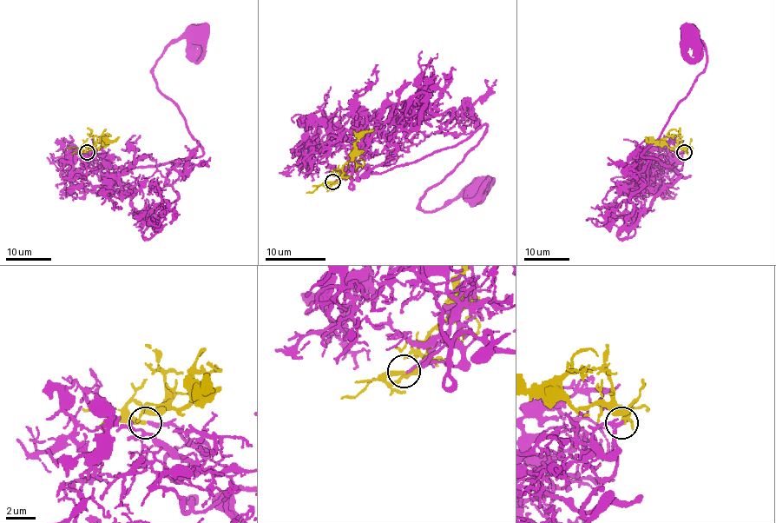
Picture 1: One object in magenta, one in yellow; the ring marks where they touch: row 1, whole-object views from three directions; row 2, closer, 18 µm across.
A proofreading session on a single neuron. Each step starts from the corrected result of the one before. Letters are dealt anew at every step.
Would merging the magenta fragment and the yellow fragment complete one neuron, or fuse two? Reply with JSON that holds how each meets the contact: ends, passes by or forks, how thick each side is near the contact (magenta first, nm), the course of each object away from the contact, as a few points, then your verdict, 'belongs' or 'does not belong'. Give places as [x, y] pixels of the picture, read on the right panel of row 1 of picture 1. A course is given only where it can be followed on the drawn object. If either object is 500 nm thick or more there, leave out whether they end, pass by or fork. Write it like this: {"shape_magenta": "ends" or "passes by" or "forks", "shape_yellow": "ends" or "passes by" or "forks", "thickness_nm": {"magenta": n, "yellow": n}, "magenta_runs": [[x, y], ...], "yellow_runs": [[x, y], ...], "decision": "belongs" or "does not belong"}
{"shape_magenta": "ends", "shape_yellow": "ends", "thickness_nm": {"magenta": 220, "yellow": 320}, "magenta_runs": [[684, 152], [680, 169], [639, 167], [654, 155], [648, 176], [641, 155], [704, 69], [706, 49], [691, 34]], "yellow_runs": [[684, 152], [686, 150], [679, 147], [656, 144], [645, 136]], "decision": "belongs"}

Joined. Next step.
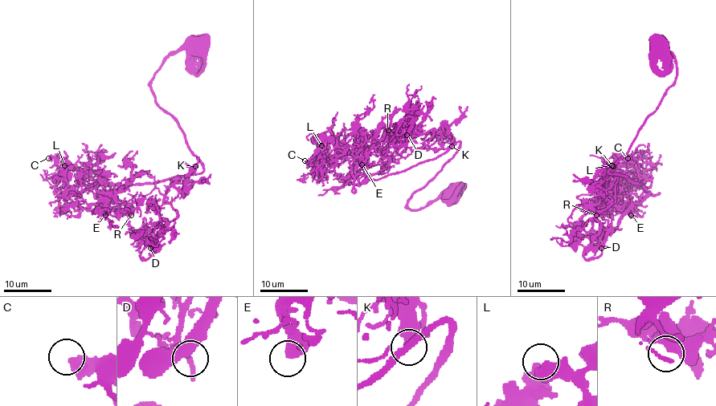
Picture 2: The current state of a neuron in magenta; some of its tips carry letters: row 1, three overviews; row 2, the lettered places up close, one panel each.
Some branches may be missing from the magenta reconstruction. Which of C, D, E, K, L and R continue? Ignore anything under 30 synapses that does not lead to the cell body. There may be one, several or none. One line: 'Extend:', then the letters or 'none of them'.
Extend: R

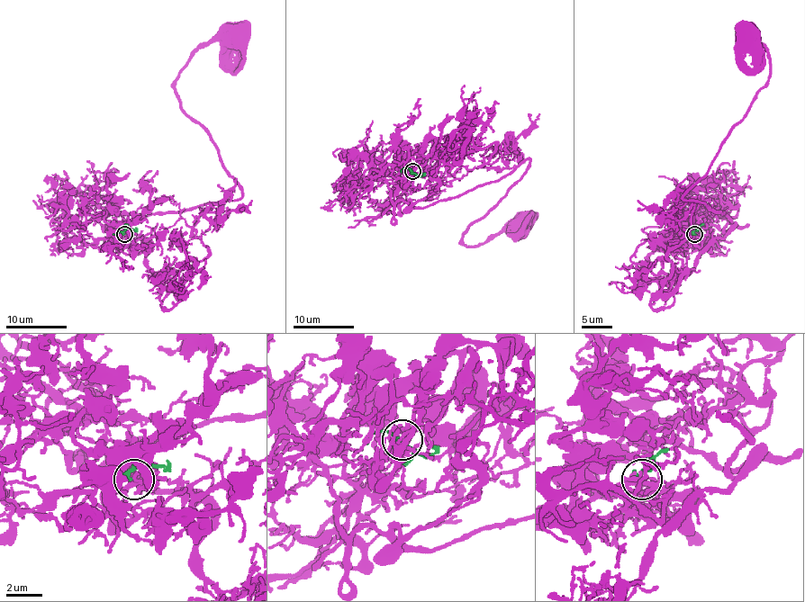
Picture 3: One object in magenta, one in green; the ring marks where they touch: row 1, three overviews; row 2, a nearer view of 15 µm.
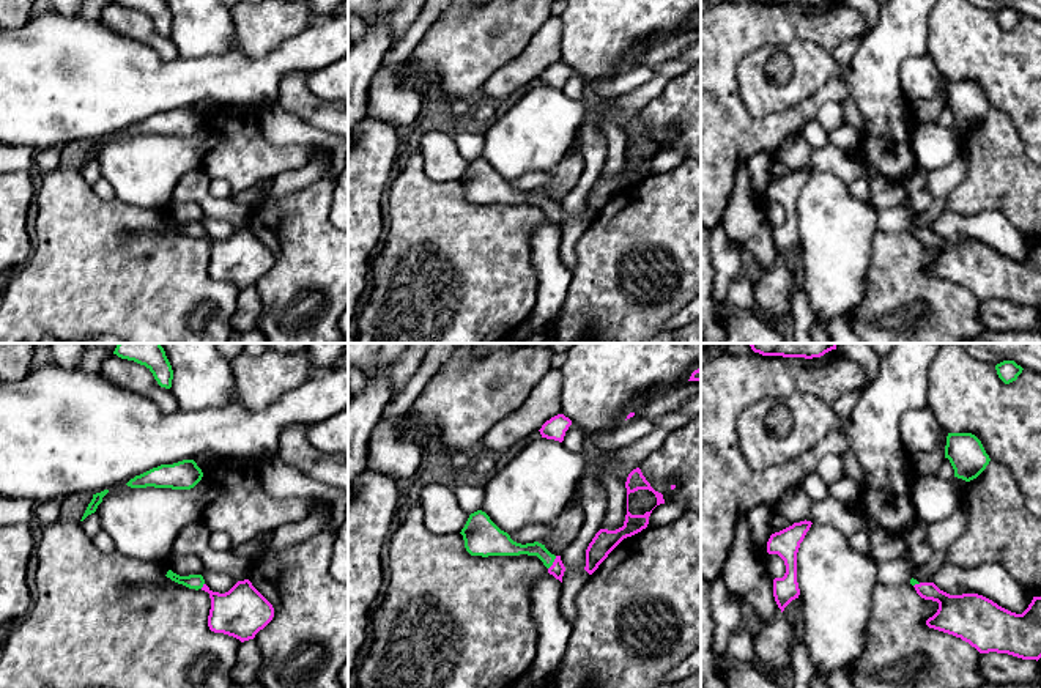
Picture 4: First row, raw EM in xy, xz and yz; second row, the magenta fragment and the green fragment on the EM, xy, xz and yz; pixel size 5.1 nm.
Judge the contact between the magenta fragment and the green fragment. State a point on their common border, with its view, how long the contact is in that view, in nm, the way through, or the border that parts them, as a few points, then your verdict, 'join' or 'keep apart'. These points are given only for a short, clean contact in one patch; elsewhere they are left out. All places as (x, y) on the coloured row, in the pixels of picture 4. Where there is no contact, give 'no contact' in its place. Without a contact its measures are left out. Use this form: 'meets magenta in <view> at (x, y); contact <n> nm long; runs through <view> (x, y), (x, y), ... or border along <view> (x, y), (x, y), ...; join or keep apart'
meets magenta in xz at (553, 562); contact 80 nm long; runs through xz (558, 569), (553, 562), (536, 548), (507, 547); join

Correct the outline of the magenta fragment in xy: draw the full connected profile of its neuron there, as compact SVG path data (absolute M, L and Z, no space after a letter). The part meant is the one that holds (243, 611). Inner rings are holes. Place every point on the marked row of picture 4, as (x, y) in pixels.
M169 570L165 576L189 589L209 594L208 627L214 633L224 633L244 642L254 639L274 617L272 605L249 579L238 581L228 592L219 594L205 584L202 575L180 576Z

